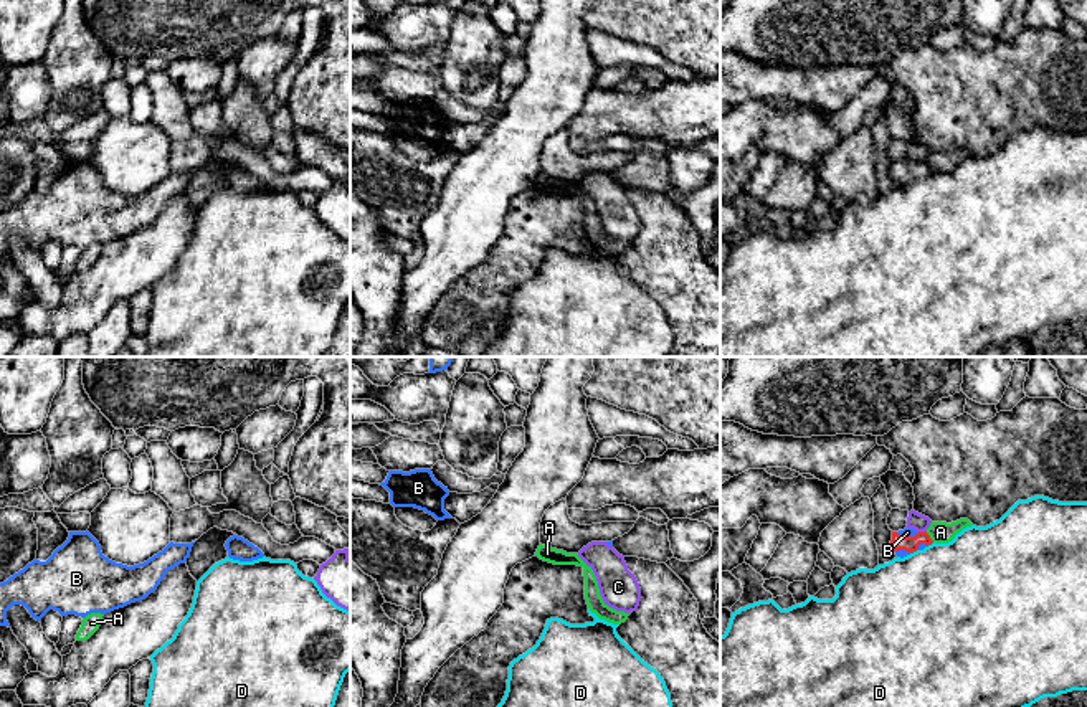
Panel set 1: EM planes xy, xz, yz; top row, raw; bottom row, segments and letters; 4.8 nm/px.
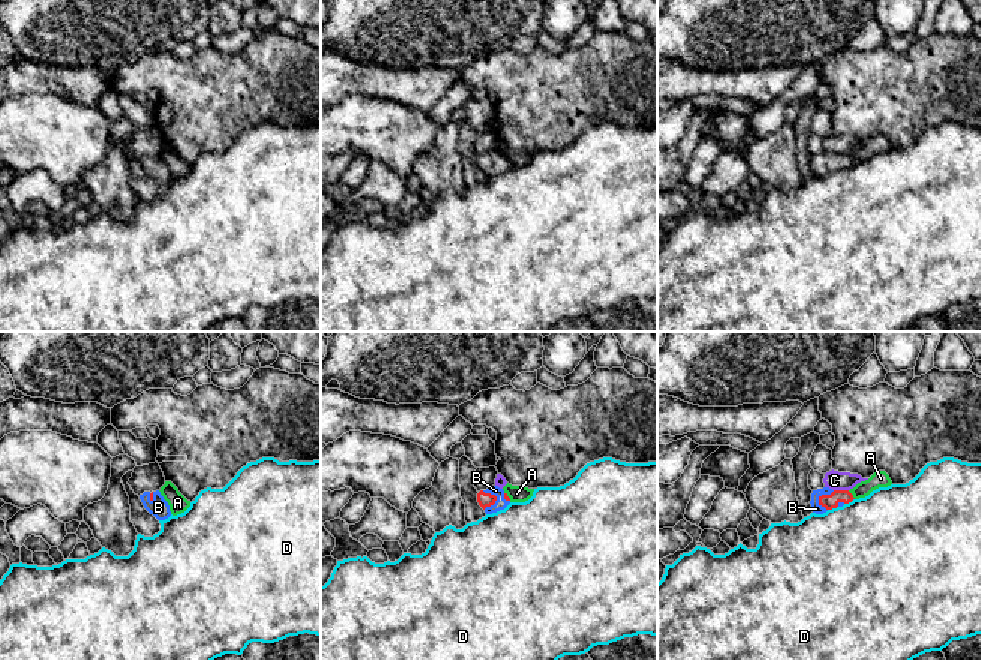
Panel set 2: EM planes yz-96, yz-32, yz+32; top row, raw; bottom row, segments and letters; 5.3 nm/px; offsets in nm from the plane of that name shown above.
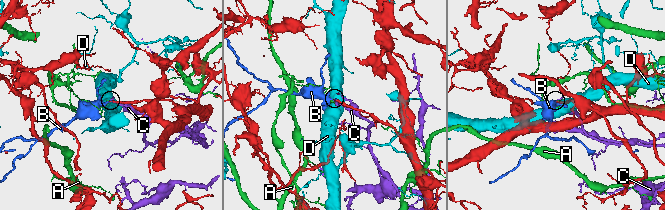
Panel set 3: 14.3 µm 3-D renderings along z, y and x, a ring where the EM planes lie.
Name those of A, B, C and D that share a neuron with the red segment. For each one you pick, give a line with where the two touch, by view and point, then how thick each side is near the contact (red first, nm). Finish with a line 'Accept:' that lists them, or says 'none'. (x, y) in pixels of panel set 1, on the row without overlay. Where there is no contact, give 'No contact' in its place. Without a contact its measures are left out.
B: Touches red at yz (907, 167). Thickness 80 nm (red) against 50 nm
Accept: B

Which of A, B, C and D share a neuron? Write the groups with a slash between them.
A / B / C / D

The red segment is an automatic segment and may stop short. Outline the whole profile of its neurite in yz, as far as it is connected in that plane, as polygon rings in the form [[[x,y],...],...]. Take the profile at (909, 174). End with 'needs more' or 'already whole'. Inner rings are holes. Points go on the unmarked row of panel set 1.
[[[904,159],[899,162],[892,162],[890,177],[897,187],[904,188],[917,180],[923,180],[932,175],[933,170],[927,162],[917,162],[914,159]]]; needs more

